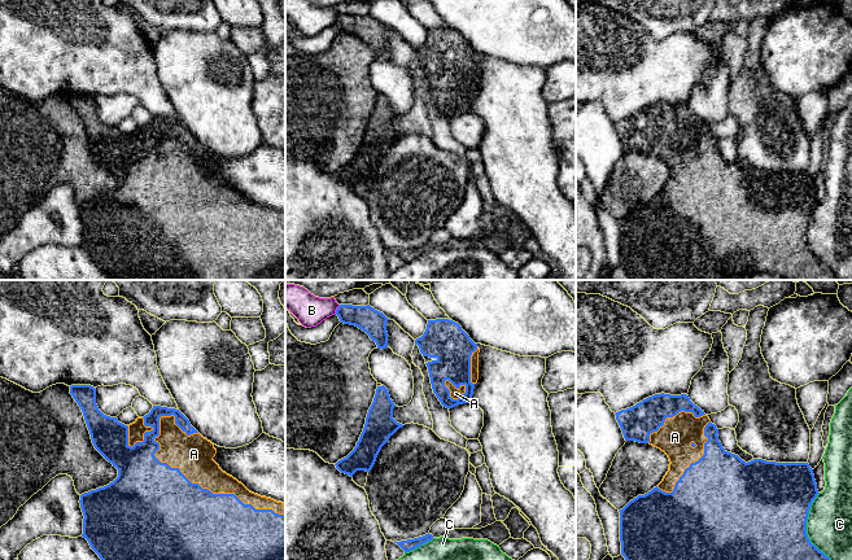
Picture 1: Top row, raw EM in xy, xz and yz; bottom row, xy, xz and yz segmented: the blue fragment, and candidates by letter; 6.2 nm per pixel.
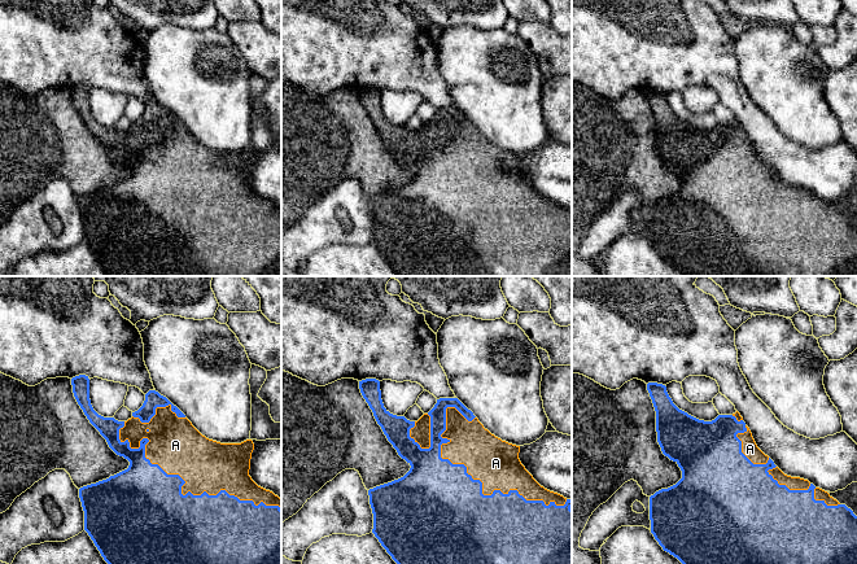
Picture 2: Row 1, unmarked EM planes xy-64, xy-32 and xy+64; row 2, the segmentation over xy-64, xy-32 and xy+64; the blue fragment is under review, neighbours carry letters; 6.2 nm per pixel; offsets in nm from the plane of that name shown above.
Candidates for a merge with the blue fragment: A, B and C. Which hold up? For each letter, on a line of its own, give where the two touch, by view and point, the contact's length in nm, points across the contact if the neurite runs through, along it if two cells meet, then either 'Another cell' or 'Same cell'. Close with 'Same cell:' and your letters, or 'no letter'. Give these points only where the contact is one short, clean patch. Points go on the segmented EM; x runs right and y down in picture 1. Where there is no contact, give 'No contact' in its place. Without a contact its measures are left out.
A: Touches blue at xy (200, 486). Shared border 1000 nm. Same cell
B: Touches blue at xz (336, 310). Shared border 80 nm. Another cell
C: Touches blue at yz (805, 526). Shared border 420 nm. Another cell
Same cell: A

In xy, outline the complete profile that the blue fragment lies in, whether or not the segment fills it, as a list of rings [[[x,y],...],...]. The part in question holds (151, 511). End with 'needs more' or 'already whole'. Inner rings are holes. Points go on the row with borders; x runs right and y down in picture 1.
[[[71,385],[70,394],[80,407],[95,449],[118,469],[118,477],[104,487],[80,495],[83,534],[101,560],[285,560],[285,503],[249,491],[241,482],[223,472],[213,460],[214,445],[204,438],[189,420],[175,408],[153,406],[144,417],[124,425],[117,417],[104,415],[96,404],[96,389],[91,385]]]; needs more

